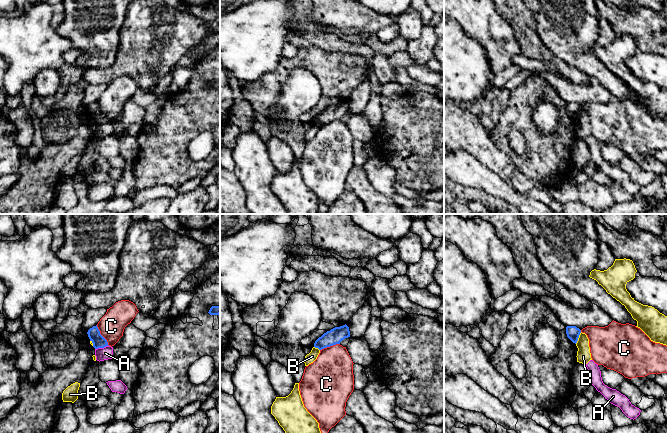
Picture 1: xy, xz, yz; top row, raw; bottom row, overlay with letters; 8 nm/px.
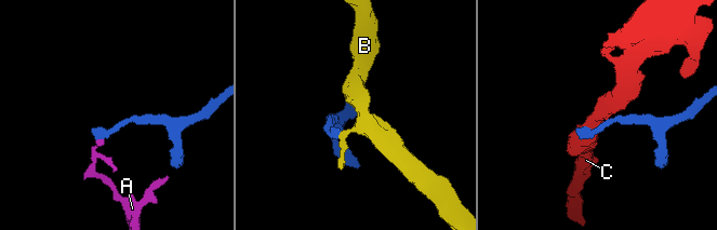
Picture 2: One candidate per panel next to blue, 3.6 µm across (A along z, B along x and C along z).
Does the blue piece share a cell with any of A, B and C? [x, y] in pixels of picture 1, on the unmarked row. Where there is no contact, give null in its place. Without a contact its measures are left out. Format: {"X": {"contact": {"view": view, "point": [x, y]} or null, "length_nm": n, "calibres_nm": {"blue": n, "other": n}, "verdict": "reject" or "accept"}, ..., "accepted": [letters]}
{"A": {"contact": {"view": "xy", "point": [101, 123]}, "length_nm": 120, "calibres_nm": {"blue": 100, "other": 100}, "verdict": "reject"}, "B": {"contact": {"view": "yz", "point": [578, 113]}, "length_nm": 110, "calibres_nm": {"blue": 100, "other": 110}, "verdict": "reject"}, "C": {"contact": {"view": "xy", "point": [101, 111]}, "length_nm": 200, "calibres_nm": {"blue": 100, "other": 200}, "verdict": "reject"}, "accepted": []}

